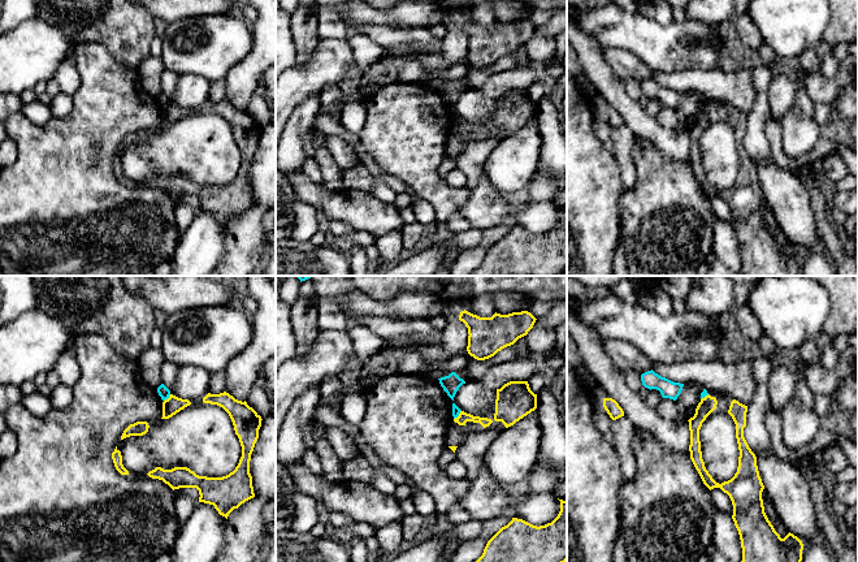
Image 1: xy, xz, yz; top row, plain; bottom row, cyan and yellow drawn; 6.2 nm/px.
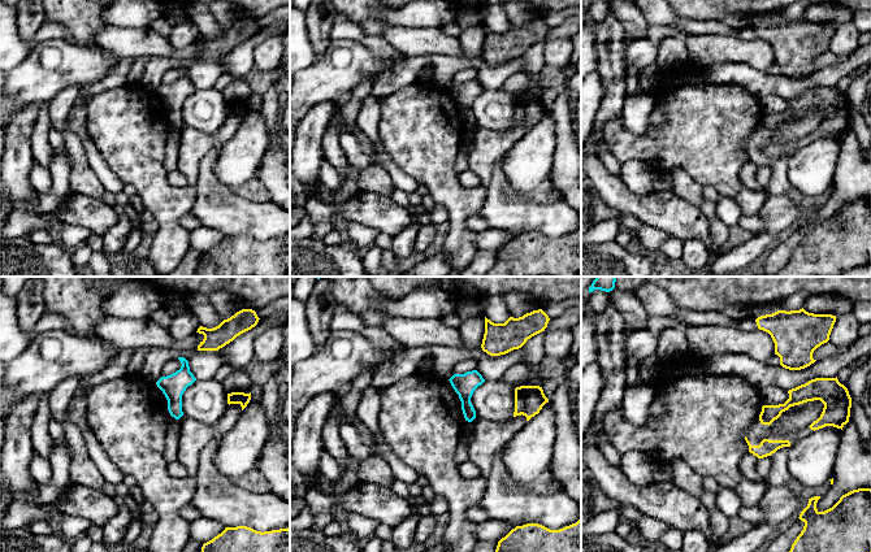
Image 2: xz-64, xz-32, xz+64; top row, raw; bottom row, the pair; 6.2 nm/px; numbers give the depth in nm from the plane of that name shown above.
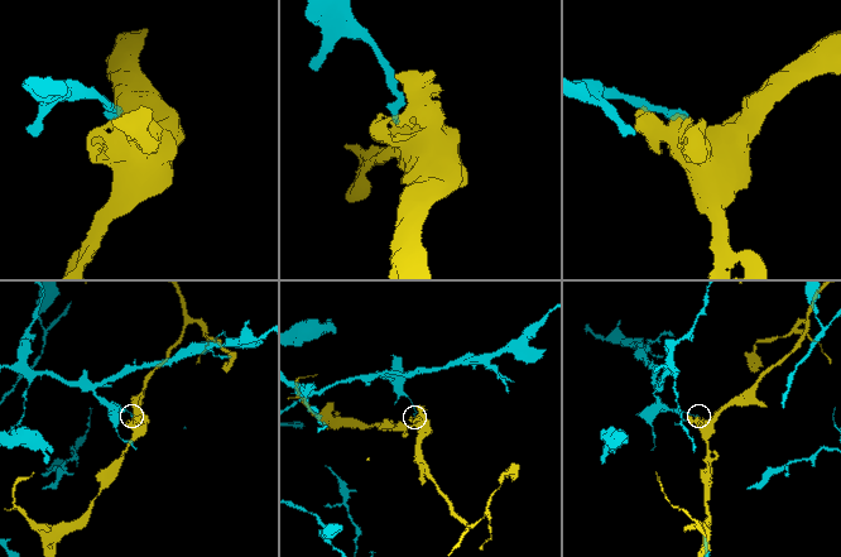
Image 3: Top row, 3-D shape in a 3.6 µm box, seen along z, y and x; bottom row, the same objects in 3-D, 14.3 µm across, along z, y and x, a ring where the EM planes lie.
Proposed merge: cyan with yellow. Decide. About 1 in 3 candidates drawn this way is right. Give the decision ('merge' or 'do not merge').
do not merge

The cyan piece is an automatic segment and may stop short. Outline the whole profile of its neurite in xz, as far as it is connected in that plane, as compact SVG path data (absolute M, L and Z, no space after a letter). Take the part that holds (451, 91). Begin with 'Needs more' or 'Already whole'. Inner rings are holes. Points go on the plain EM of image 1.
Already whole. M451 81L448 85L438 87L441 95L447 101L447 104L454 109L454 105L459 96L465 92L463 87L460 87L455 81Z

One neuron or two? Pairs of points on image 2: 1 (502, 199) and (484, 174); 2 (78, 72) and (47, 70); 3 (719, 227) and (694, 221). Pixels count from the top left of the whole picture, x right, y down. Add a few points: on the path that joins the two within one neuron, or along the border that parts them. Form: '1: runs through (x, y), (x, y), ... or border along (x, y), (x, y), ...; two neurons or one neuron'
1: border along (502, 156), (495, 161), (492, 179), (484, 188); two neurons
2: runs through (70, 69), (55, 69); one neuron
3: border along (700, 207), (707, 221), (710, 238), (719, 247); two neurons

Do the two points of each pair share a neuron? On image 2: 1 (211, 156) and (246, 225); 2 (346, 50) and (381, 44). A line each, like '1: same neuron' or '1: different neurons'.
1: same neuron
2: different neurons

